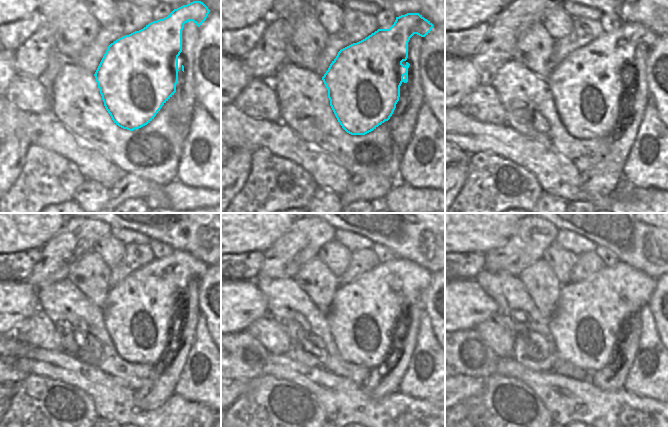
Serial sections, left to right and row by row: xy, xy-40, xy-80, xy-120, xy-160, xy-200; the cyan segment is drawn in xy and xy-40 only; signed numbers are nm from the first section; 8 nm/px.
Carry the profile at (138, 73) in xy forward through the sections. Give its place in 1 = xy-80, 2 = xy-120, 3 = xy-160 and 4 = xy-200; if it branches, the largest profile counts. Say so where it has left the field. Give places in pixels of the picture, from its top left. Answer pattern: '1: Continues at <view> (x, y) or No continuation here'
1: Continues at xy-80 (587, 88)
2: Continues at xy-120 (138, 312)
3: Continues at xy-160 (363, 314)
4: Continues at xy-200 (591, 317)

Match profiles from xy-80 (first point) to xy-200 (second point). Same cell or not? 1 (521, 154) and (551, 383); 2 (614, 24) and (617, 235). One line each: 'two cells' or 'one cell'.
1: one cell
2: two cells

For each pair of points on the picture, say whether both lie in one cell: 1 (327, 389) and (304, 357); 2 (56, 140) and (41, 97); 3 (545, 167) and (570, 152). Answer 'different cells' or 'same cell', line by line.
1: different cells
2: different cells
3: different cells

